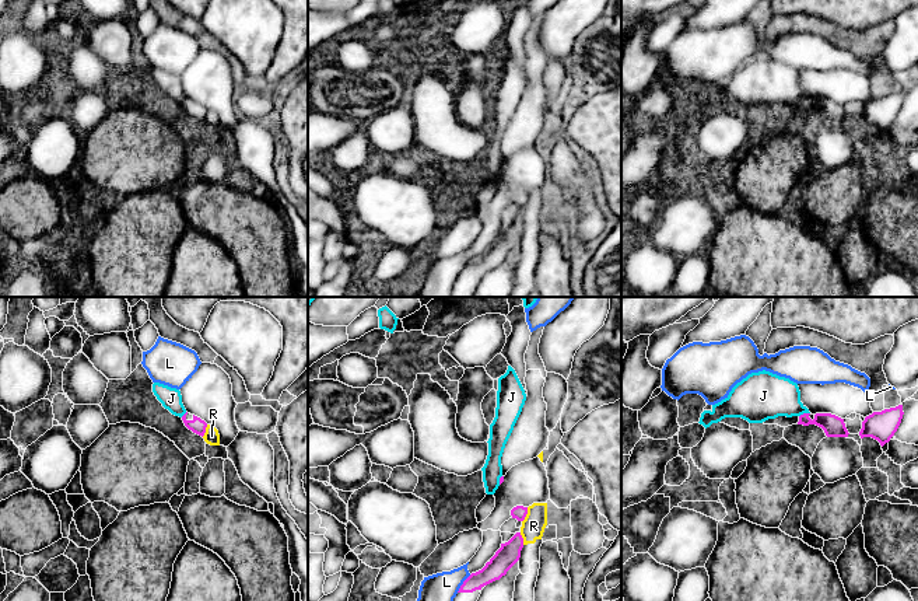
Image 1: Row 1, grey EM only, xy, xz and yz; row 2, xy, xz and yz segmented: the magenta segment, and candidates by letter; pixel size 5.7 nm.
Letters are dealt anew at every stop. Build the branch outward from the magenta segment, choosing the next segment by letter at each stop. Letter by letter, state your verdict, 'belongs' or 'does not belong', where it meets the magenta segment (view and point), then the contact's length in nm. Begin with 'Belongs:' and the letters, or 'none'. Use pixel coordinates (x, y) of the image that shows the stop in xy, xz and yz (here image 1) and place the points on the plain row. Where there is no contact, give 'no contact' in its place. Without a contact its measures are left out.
Belongs: none
J: does not belong; contact yz (803, 100); length 70 nm
L: does not belong; contact xz (463, 269); length 130 nm
R: does not belong; contact xz (526, 199); length 90 nm

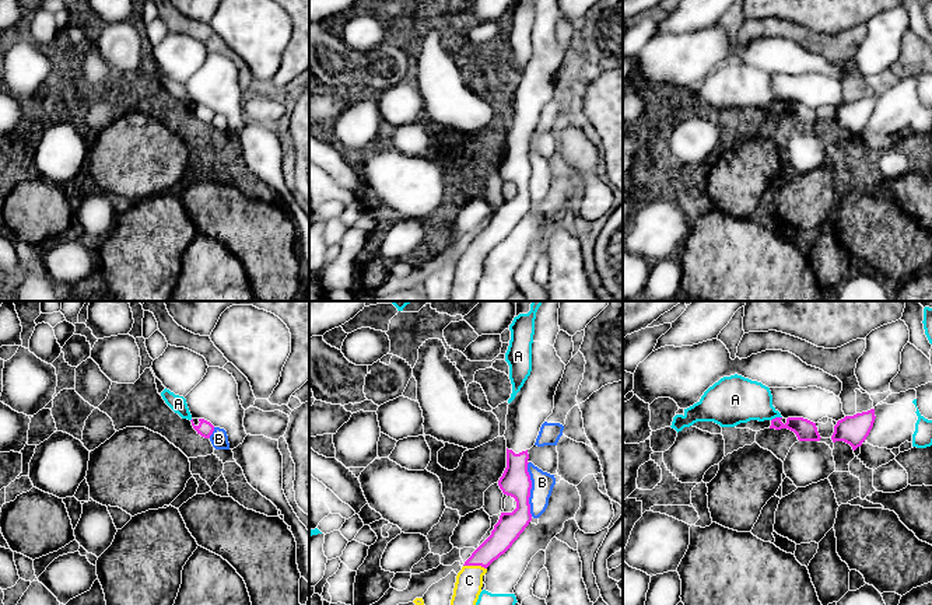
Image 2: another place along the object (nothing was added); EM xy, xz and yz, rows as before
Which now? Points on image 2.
Belongs: C
A: does not belong; contact yz (775, 104); length 70 nm
B: does not belong; contact xz (531, 174); length 320 nm
C: belongs; contact xz (475, 251); length 140 nm

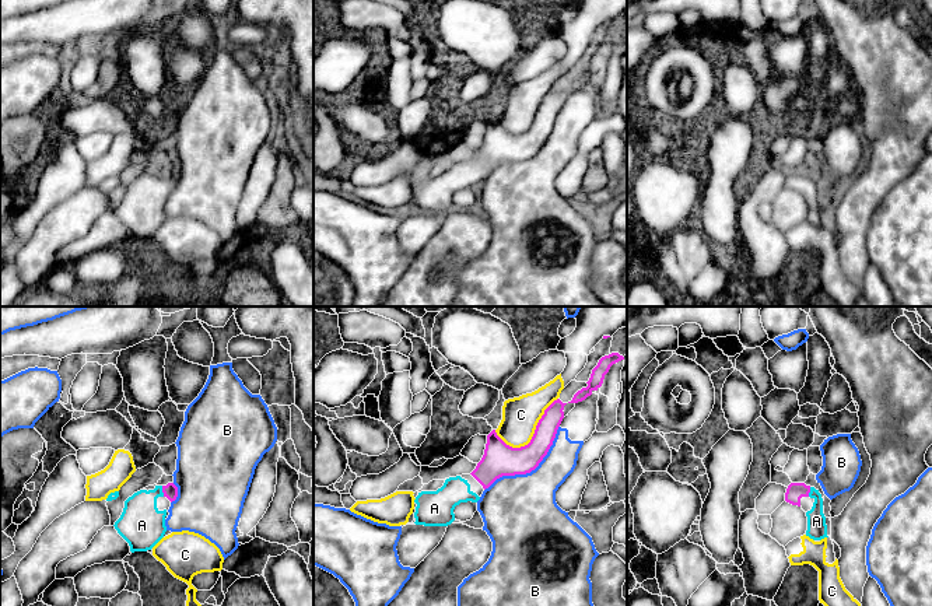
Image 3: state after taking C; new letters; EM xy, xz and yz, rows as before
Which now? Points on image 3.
Belongs: A
A: belongs; contact xy (163, 178); length 70 nm
B: does not belong; contact xz (531, 157); length 550 nm
C: does not belong; contact xz (532, 123); length 420 nm

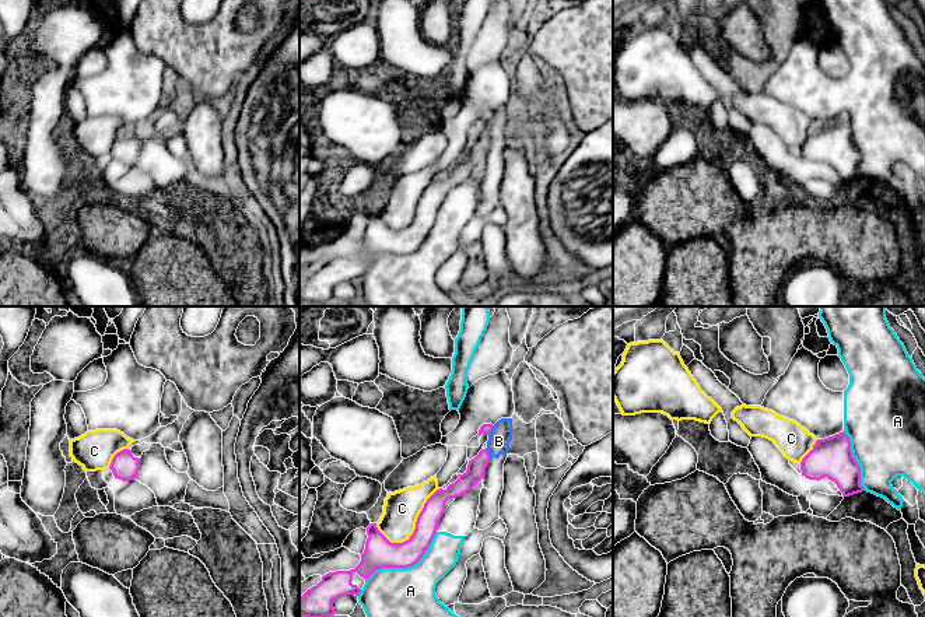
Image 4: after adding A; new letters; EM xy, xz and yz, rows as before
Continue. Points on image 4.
Belongs: none
A: does not belong; contact xz (406, 253); length 500 nm
B: does not belong; contact xz (491, 116); length 70 nm
C: does not belong; contact xz (414, 216); length 440 nm

